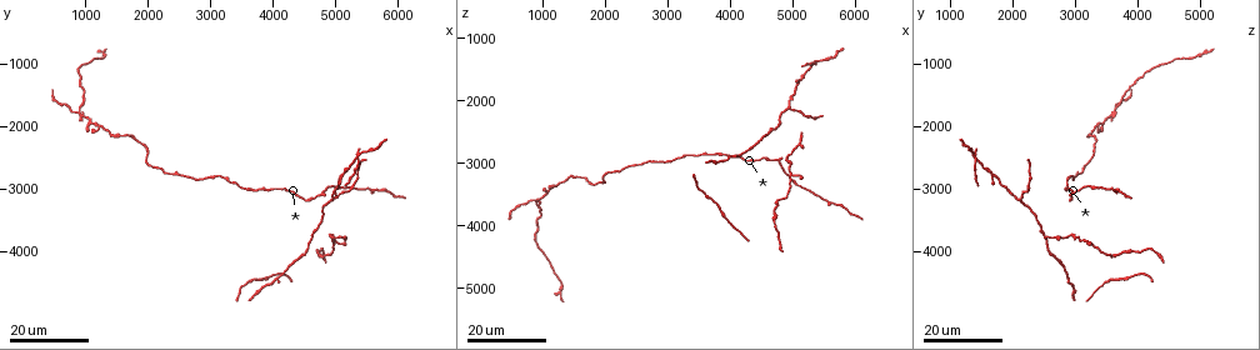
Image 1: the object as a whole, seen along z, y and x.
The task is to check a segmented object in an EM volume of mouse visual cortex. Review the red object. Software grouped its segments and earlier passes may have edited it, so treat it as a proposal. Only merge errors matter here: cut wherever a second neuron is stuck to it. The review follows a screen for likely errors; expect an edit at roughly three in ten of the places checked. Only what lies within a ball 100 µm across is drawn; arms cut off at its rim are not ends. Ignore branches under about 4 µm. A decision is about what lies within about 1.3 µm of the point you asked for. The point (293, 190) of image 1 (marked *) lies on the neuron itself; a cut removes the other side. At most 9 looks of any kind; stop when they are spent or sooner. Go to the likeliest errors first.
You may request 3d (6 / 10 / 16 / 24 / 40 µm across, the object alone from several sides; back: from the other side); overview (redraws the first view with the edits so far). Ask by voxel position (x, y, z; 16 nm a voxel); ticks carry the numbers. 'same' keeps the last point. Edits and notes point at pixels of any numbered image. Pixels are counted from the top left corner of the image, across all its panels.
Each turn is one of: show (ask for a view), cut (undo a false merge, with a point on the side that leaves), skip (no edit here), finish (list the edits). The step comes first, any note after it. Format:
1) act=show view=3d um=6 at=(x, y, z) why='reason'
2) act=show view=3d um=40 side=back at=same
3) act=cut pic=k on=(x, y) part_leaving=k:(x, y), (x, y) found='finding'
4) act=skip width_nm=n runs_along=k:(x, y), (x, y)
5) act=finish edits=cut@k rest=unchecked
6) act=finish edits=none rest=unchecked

act=show view=3d um=24 at=(5350, 2500, 1400) why='looks like a crossing'

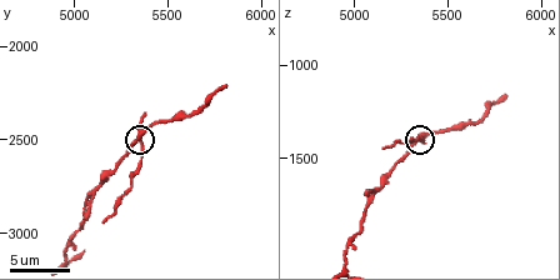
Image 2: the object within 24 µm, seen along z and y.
act=show view=3d um=6 at=same

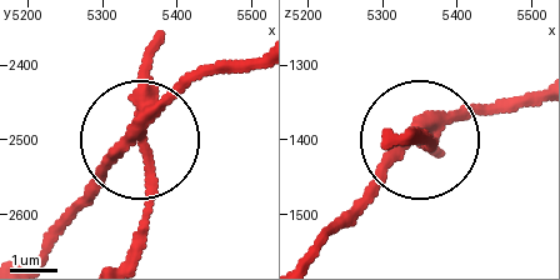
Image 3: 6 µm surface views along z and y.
act=cut pic=3 on=(151, 43) width_nm=260 part_leaving=3:(143, 121), (139, 249) found='a second neuron is stuck on'

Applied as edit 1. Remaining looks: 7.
act=show view=3d um=16 at=(900, 1800, 3650) why='three-way junction'

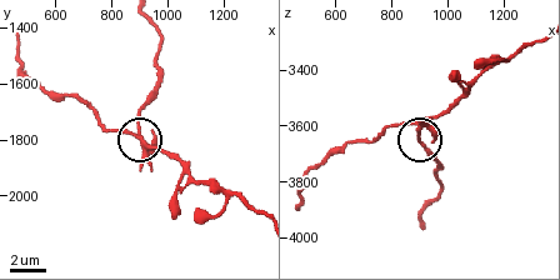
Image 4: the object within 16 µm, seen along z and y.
act=show view=3d um=10 at=(900, 1780, 3610)

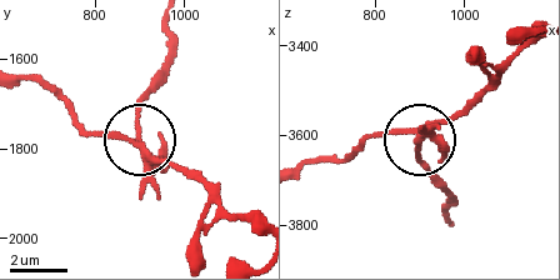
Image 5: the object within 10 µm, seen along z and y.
act=cut pic=5 on=(159, 193) arms=3 part_leaving=5:(143, 153), (143, 98), (164, 54), (164, 25) found='two neurons meet here'

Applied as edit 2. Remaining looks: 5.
act=show view=overview

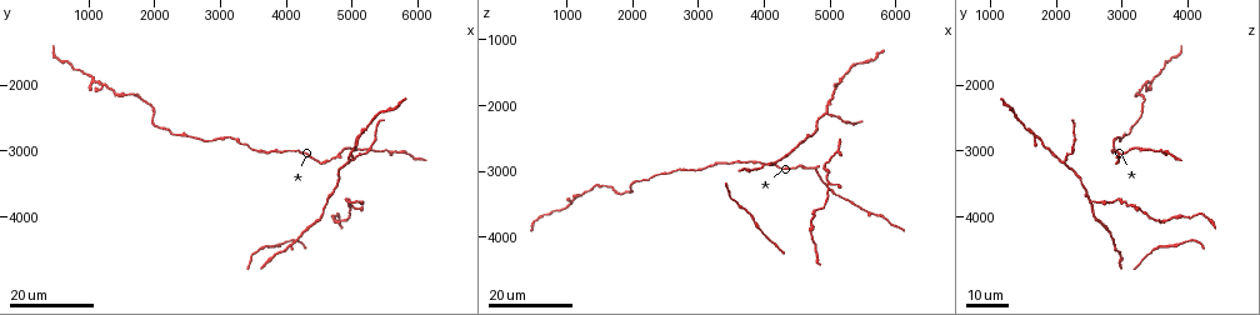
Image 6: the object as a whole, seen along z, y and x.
act=show view=3d um=16 at=(4950, 3750, 2900)

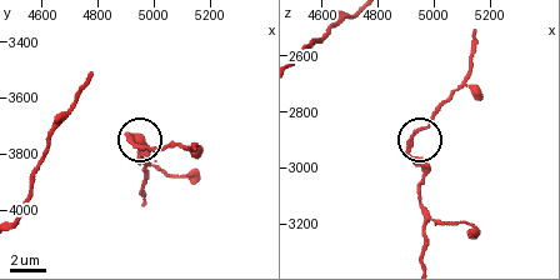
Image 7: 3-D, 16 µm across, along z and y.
act=show view=3d um=10 at=(4910, 3740, 2950)

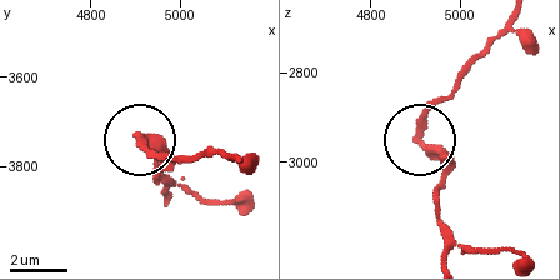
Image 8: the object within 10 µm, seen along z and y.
act=skip width_nm=320 found='one neuron here'

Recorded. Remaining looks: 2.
act=show view=3d um=16 at=(1700, 2200, 3250) why='calibre changes'

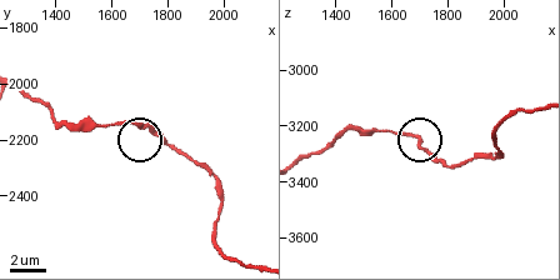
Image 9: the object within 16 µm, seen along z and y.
act=show view=3d um=6 at=(1710, 2150, 3270)

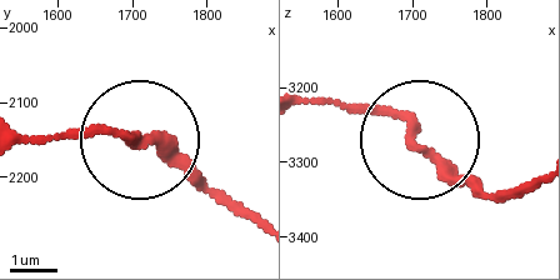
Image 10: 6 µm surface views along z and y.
act=skip runs_along=10:(536, 181), (513, 193), (464, 185), (380, 114), (309, 98) found='all the same neuron'

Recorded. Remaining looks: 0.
act=finish edits=cut@3,cut@5 rest=unchecked

